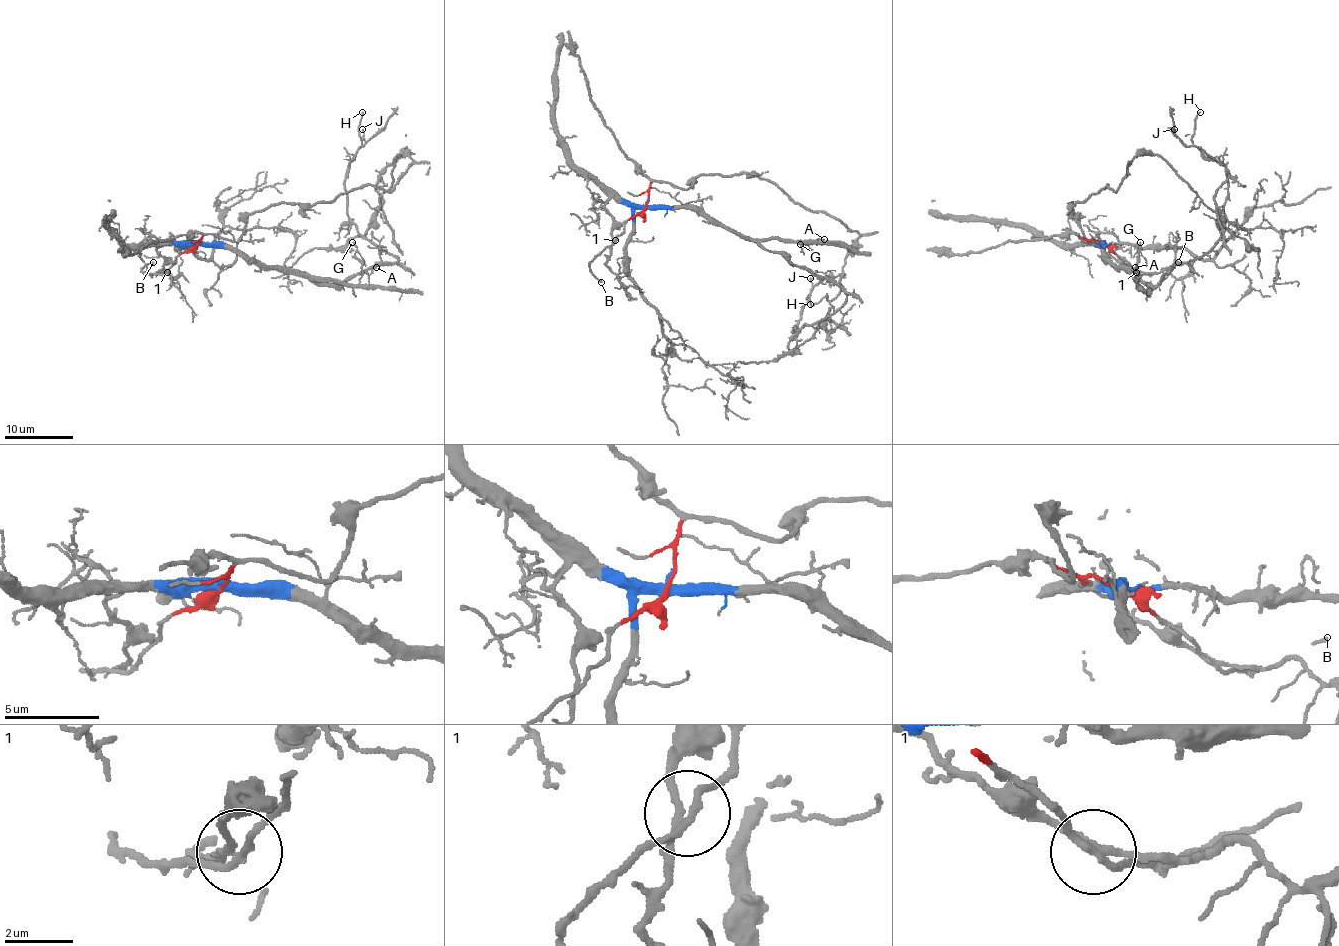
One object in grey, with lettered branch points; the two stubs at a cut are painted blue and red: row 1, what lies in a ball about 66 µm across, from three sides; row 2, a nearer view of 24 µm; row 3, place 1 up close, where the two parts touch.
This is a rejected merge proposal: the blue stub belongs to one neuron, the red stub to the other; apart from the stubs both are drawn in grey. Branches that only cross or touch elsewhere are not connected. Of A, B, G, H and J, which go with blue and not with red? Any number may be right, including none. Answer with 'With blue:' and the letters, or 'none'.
With blue: A, G, H, J

